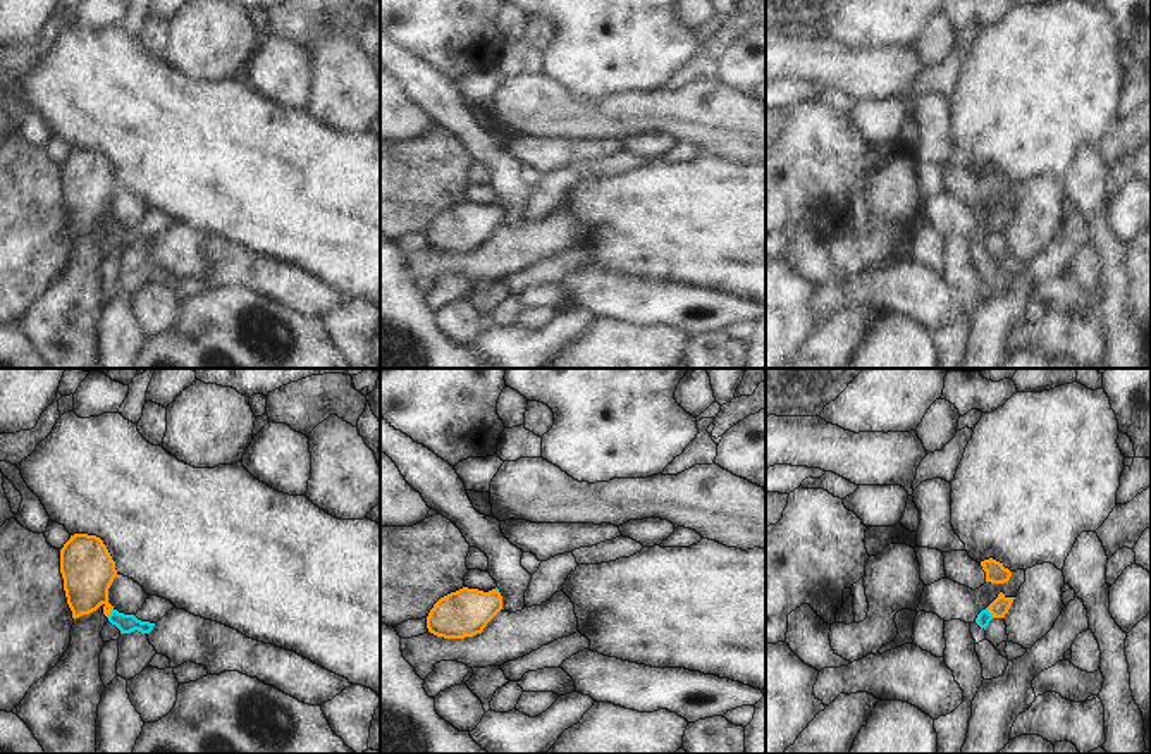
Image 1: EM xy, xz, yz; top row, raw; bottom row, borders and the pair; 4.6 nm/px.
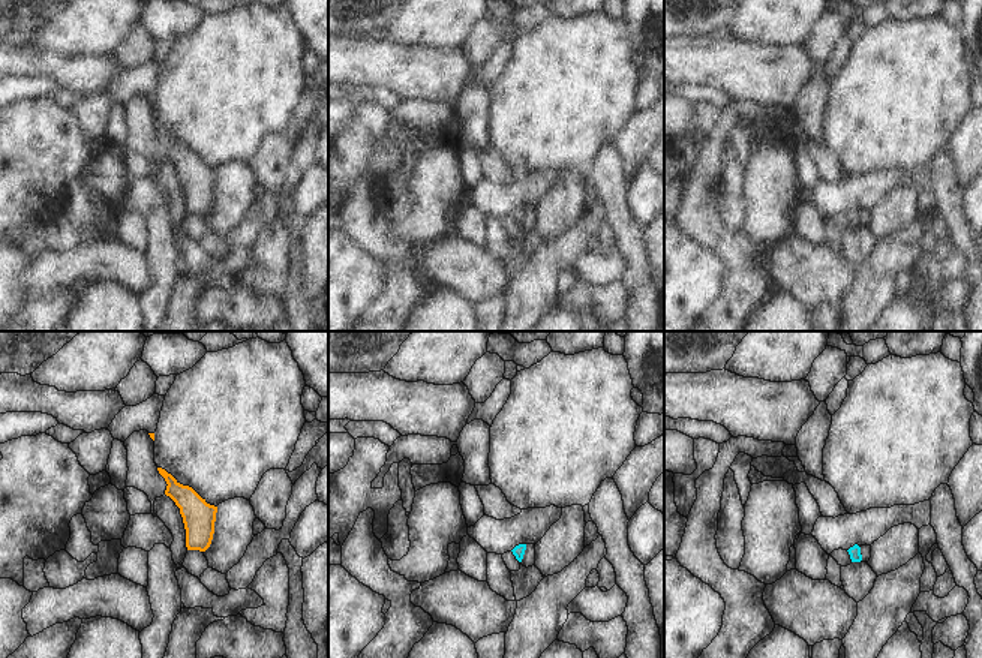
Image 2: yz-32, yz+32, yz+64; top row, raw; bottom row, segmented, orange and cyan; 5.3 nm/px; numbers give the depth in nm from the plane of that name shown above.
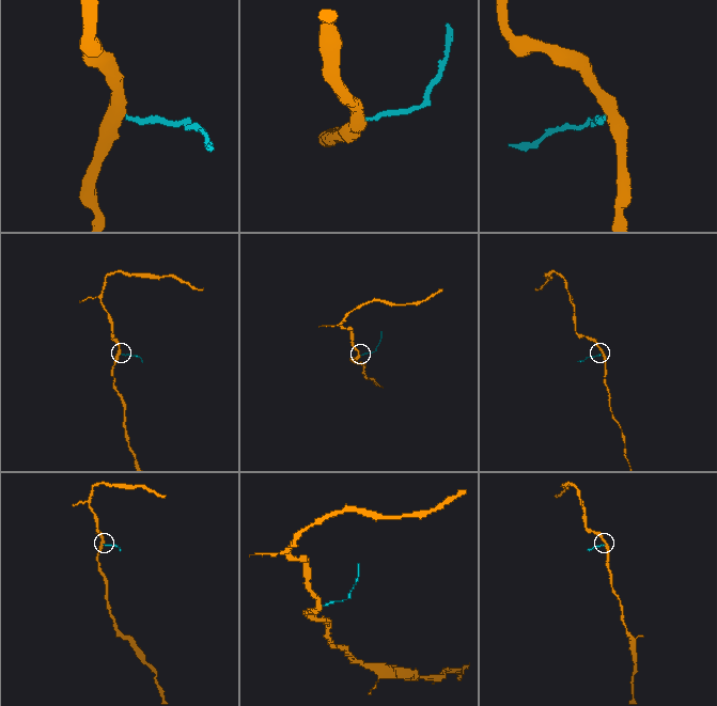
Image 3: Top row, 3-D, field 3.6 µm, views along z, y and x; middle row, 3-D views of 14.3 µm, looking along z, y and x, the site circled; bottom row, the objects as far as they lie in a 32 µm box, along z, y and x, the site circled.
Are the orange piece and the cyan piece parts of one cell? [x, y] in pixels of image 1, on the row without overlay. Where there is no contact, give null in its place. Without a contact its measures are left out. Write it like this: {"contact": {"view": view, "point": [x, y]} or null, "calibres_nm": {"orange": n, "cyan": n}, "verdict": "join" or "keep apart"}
{"contact": {"view": "yz", "point": [990, 226]}, "calibres_nm": {"orange": 90, "cyan": 70}, "verdict": "join"}

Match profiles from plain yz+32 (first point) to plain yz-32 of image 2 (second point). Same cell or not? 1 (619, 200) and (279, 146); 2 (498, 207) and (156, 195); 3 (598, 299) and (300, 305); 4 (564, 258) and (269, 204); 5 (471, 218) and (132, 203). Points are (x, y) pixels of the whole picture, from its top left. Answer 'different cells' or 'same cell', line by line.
1: same cell
2: same cell
3: different cells
4: same cell
5: different cells

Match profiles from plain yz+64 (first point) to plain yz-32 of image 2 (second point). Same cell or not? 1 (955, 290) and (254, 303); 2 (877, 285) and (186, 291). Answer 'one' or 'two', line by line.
1: one
2: one

